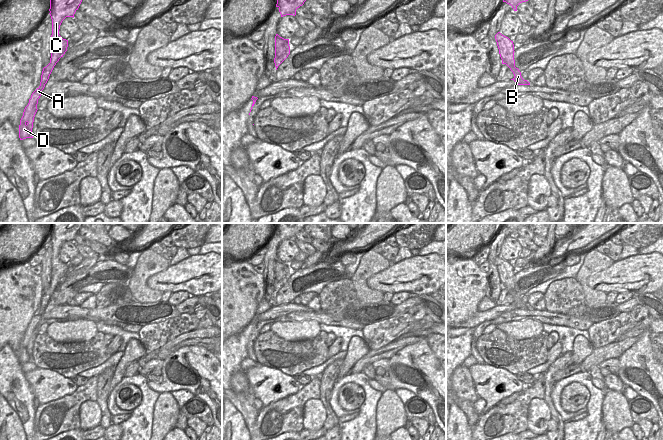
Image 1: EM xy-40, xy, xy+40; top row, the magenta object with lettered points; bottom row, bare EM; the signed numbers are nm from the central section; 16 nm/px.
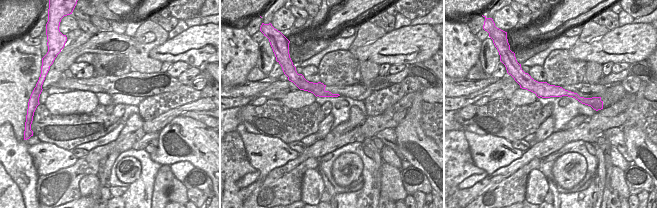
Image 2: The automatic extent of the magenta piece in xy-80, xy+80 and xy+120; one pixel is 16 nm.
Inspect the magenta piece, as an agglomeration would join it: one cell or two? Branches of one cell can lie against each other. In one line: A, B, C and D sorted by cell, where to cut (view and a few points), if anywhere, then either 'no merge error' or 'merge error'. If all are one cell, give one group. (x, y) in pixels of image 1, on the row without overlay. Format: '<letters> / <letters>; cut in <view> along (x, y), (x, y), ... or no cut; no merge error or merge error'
A C D / B; cut in xy along (275, 279), (281, 286); merge error

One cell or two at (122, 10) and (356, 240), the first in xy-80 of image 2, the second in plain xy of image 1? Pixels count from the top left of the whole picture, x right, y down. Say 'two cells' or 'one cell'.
two cells

